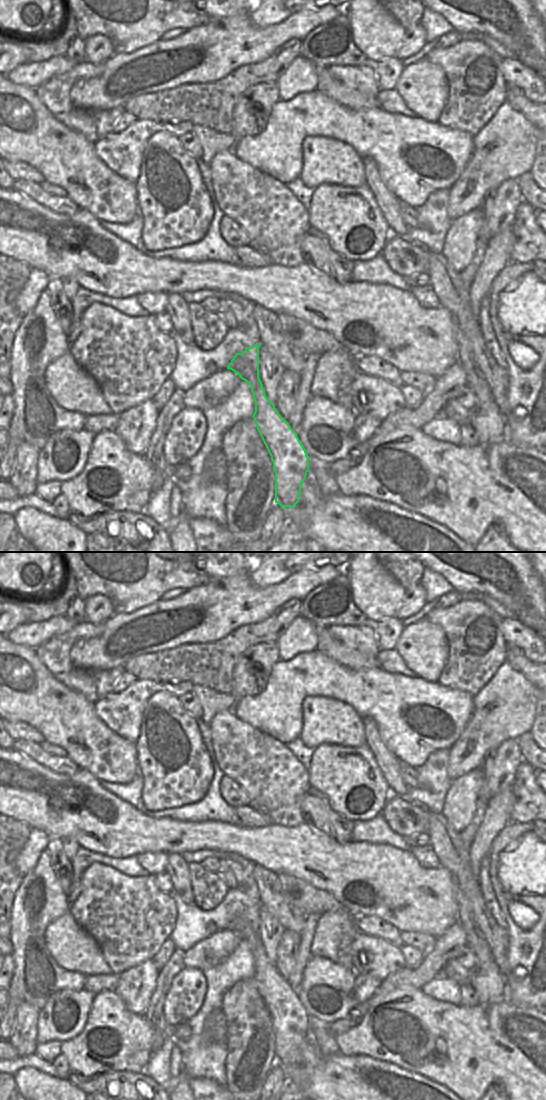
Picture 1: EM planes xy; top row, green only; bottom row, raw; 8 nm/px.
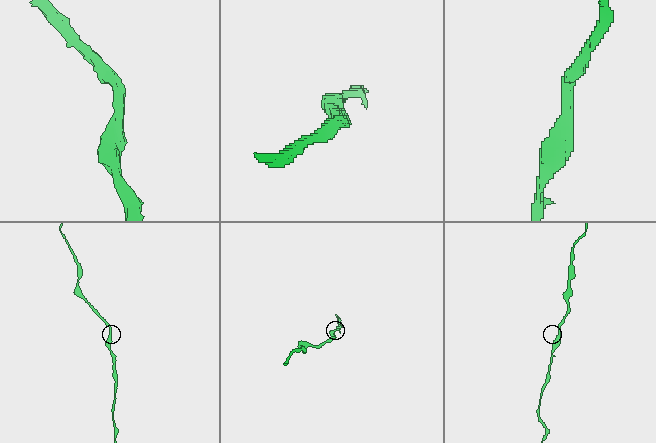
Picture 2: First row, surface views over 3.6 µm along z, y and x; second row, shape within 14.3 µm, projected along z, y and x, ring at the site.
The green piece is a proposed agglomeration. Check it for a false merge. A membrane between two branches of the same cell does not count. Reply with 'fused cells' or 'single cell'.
single cell

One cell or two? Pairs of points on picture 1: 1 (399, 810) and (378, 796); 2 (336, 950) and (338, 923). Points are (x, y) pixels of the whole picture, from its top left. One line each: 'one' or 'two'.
1: two
2: one

